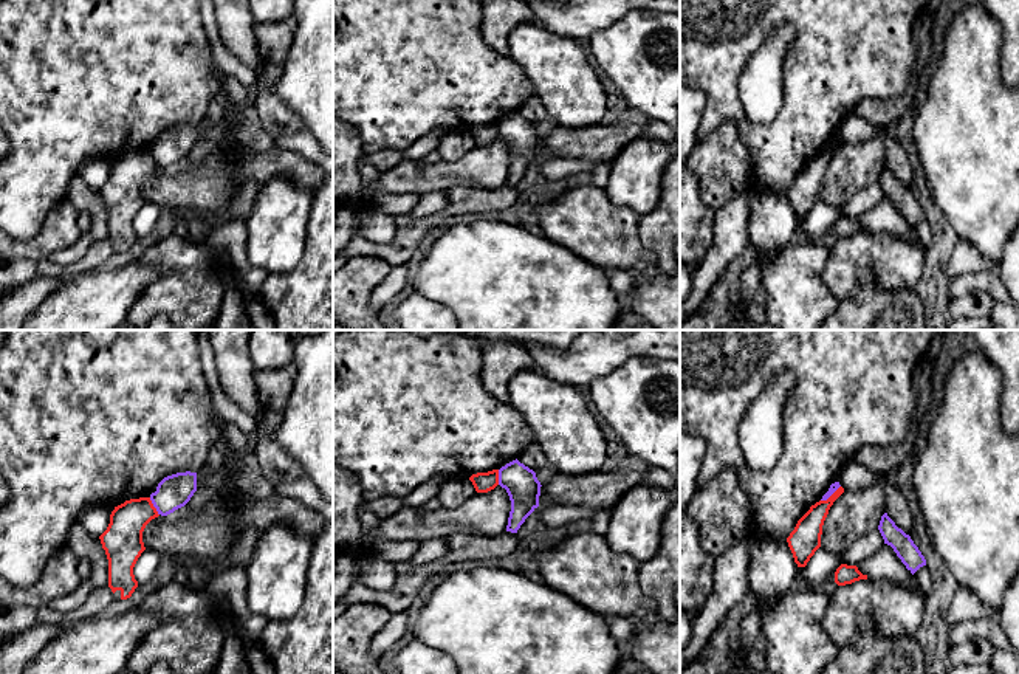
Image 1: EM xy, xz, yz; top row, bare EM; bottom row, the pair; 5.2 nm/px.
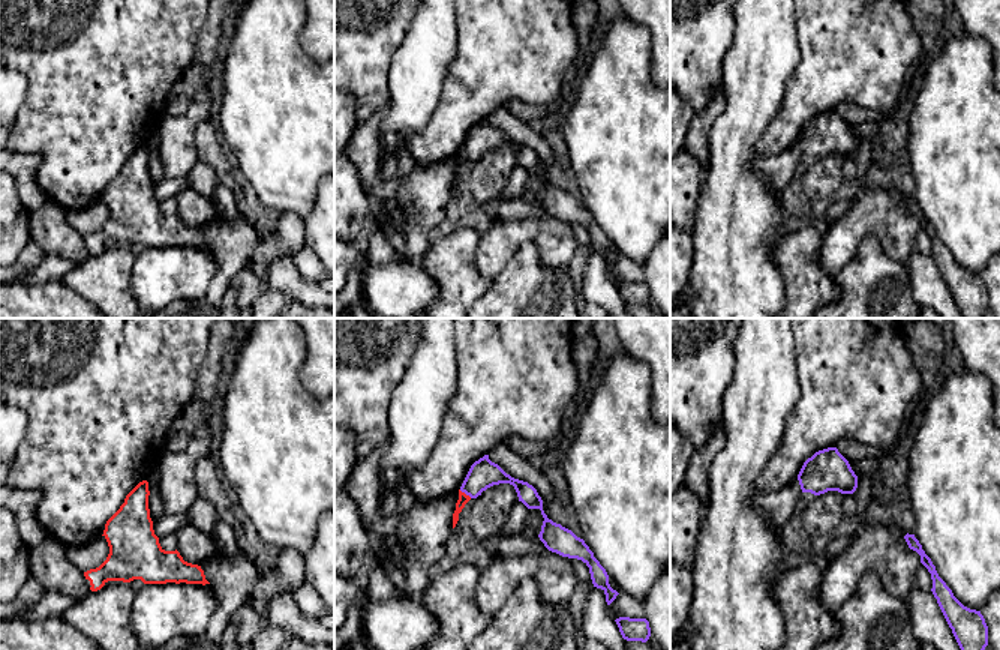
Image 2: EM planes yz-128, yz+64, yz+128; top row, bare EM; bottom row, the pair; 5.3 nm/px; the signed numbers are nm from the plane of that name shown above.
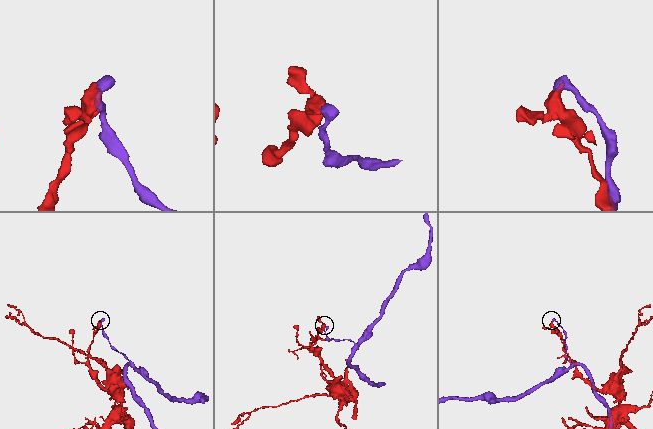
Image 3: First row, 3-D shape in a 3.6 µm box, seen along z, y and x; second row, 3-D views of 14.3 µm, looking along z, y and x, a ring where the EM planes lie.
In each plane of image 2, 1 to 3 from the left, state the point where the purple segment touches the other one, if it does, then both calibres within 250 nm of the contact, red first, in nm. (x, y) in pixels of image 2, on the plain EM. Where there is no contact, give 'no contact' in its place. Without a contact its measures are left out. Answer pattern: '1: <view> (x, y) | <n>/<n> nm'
1: no contact
2: yz+64 (464, 156) | 60/160 nm
3: no contact

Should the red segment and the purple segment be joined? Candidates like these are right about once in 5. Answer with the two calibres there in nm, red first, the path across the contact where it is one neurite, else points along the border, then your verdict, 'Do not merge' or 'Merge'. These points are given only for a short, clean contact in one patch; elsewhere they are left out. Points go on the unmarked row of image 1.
Thickness 140 nm (red) against 50 nm. Boundary: yz (840, 138), (821, 154). Do not merge

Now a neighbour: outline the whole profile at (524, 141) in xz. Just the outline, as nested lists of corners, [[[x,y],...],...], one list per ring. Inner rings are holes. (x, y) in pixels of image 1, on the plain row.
[[[517,112],[499,122],[499,138],[511,153],[506,184],[517,186],[525,172],[539,160],[540,135],[536,126]]]

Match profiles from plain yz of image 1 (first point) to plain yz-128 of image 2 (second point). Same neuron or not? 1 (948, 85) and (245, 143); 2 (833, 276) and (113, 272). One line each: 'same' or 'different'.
1: same
2: different

